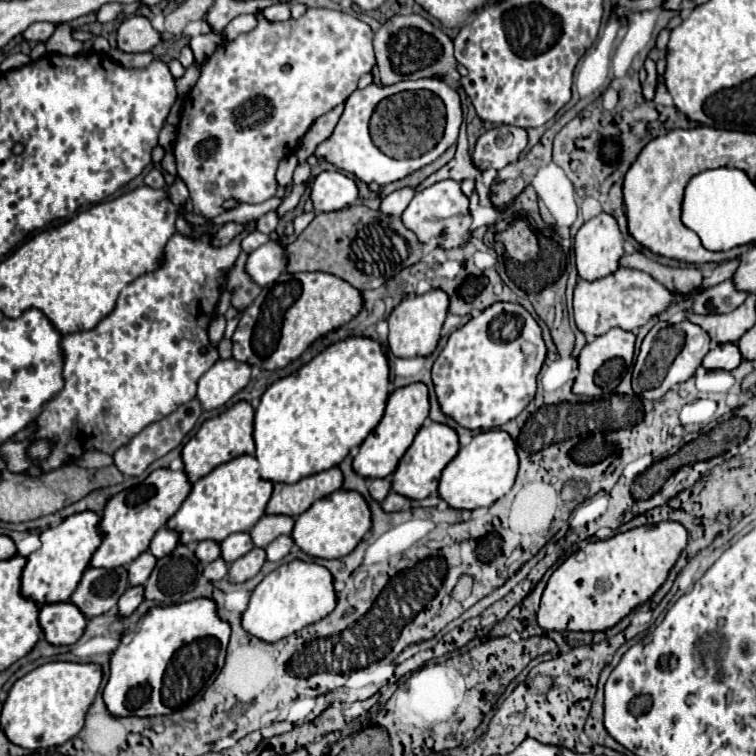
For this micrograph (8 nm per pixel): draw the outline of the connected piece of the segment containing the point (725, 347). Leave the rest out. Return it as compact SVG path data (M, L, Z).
M721 343L715 349L711 349L705 359L703 365L707 369L725 369L725 371L733 371L739 367L739 363L743 361L741 351L735 343Z

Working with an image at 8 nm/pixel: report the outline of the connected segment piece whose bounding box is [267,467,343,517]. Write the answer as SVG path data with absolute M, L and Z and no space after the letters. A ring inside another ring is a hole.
M331 467L327 471L303 477L301 481L289 483L275 483L273 495L267 505L267 513L283 513L297 517L305 513L317 499L327 497L329 493L341 489L343 473L339 467Z

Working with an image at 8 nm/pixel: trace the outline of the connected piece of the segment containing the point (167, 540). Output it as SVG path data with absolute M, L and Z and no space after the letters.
M163 527L163 529L159 529L159 531L155 533L149 551L151 551L157 559L161 559L161 557L169 555L169 553L179 545L179 539L181 539L181 535L179 535L177 531L173 531L173 529L169 529L169 527Z

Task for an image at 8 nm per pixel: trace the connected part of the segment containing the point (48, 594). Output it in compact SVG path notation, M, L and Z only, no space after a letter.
M83 511L69 515L59 525L49 527L41 533L41 549L33 551L27 557L27 565L21 575L21 591L25 597L37 601L39 605L45 603L61 603L69 601L73 591L77 589L85 569L91 563L93 553L103 541L103 533L99 529L101 517L93 511Z

